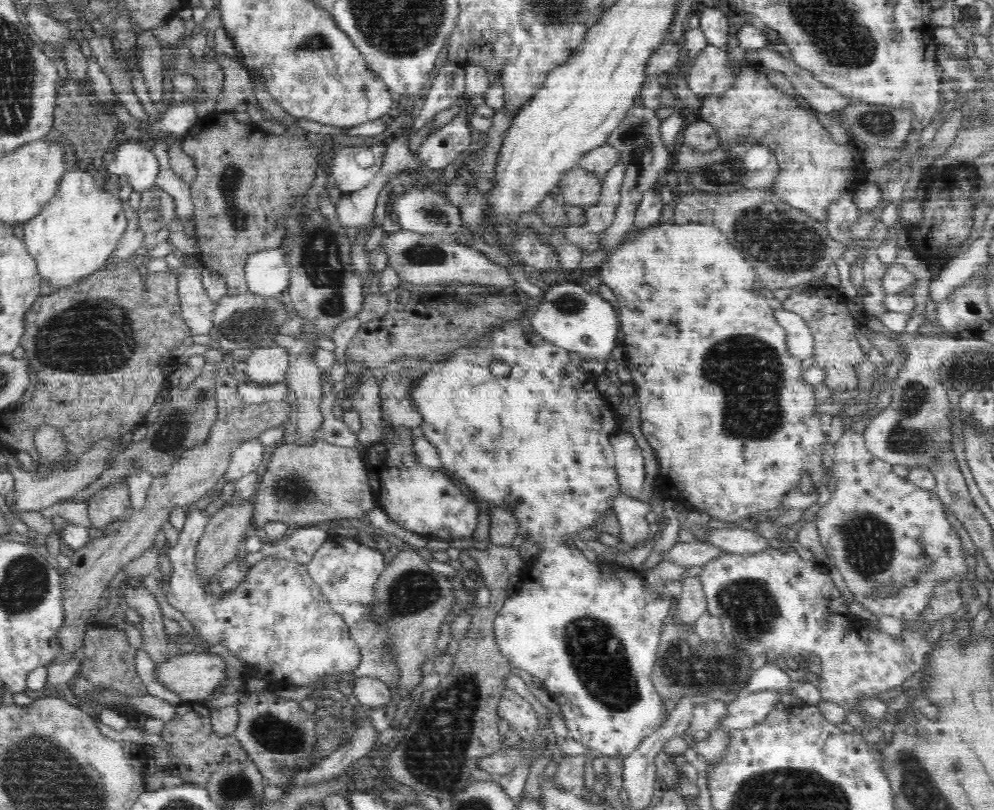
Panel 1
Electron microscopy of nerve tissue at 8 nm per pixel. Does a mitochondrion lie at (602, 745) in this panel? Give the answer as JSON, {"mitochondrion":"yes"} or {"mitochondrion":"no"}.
{"mitochondrion":"no"}

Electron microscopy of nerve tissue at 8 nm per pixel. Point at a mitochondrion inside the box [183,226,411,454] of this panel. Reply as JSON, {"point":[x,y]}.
{"point":[251,324]}

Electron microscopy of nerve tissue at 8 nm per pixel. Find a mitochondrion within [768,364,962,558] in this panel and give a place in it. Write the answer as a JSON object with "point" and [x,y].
{"point":[914,436]}

